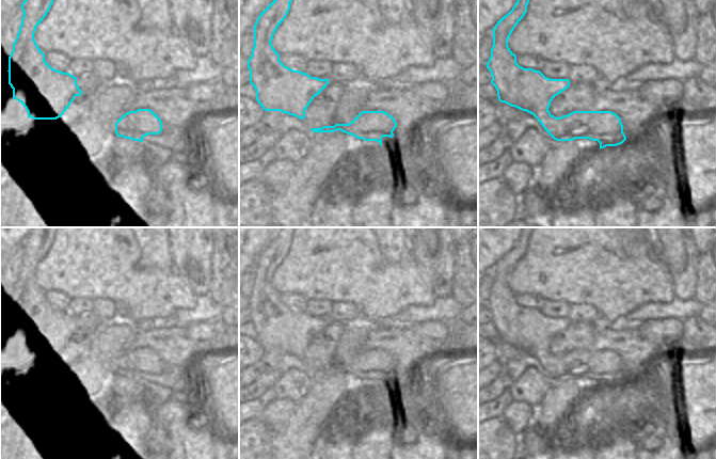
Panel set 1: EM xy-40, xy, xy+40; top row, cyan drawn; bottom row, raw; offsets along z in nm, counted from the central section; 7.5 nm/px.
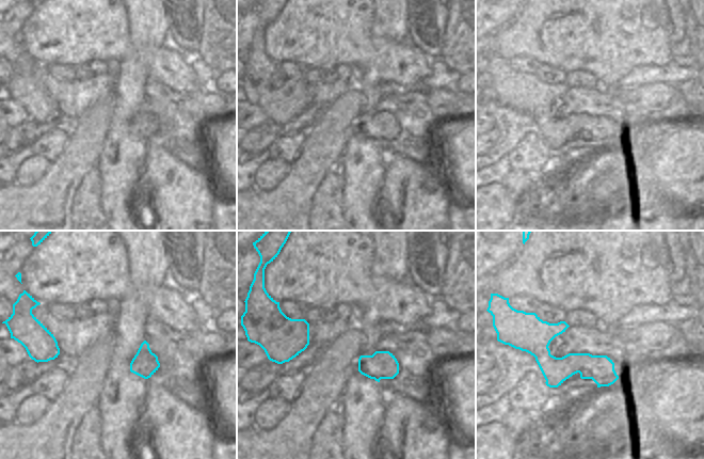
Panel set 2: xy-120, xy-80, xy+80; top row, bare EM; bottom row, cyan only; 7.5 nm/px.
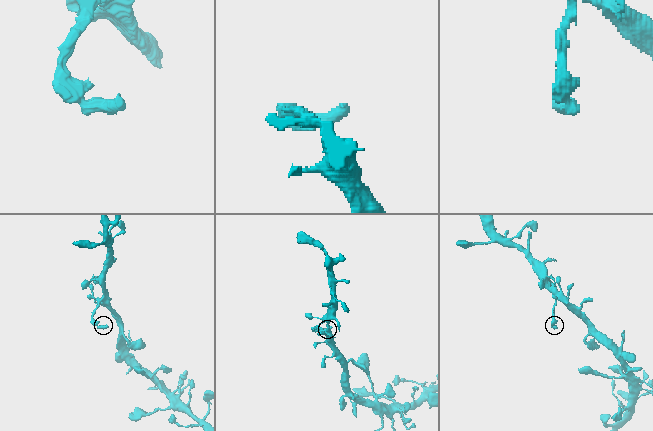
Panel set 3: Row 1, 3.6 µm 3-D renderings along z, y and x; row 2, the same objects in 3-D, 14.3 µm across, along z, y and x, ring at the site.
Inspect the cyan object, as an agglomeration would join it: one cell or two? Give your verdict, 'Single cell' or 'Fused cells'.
Fused cells

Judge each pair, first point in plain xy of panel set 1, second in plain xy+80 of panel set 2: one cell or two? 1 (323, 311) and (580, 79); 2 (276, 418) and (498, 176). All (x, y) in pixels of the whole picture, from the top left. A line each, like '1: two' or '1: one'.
1: two
2: two

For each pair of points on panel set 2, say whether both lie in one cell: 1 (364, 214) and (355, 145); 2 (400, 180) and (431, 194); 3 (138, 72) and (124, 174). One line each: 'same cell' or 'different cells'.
1: same cell
2: same cell
3: same cell

